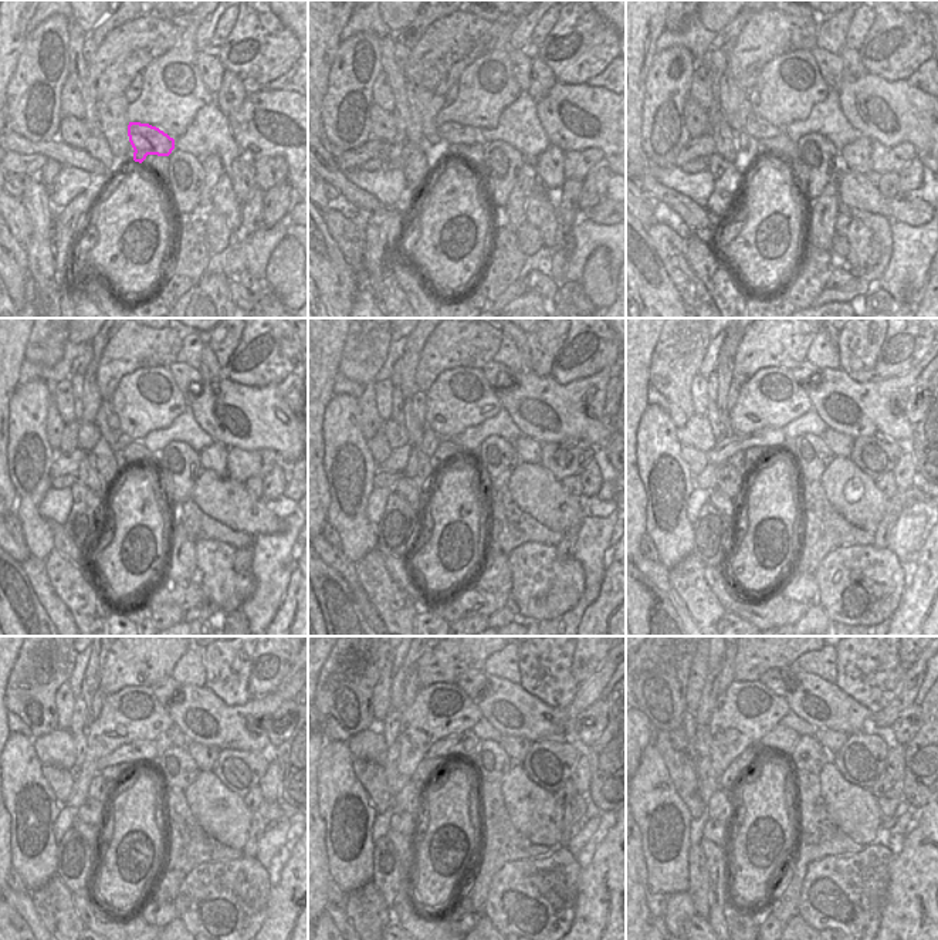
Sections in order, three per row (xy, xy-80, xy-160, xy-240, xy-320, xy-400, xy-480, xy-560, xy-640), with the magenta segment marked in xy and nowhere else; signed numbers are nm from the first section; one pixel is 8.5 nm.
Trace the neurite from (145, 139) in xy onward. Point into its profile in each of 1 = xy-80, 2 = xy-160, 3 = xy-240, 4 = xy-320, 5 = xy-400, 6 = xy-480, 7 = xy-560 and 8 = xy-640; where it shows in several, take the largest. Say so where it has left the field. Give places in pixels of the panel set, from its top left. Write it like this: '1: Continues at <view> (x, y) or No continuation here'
1: Continues at xy-80 (453, 132)
2: Continues at xy-160 (755, 127)
3: Continues at xy-240 (105, 409)
4: Continues at xy-320 (419, 398)
5: Continues at xy-400 (732, 395)
6: Continues at xy-480 (98, 696)
7: Continues at xy-560 (410, 687)
8: Continues at xy-640 (727, 676).

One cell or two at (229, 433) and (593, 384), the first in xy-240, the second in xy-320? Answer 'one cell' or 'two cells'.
one cell

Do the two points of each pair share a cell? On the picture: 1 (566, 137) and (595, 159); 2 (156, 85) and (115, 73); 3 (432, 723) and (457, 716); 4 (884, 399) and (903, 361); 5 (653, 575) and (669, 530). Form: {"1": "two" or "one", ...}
{"1": "two", "2": "two", "3": "one", "4": "two", "5": "two"}

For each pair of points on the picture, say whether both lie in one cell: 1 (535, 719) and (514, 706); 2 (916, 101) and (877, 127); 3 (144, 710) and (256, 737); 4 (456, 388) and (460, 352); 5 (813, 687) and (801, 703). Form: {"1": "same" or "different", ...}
{"1": "same", "2": "same", "3": "different", "4": "different", "5": "same"}

